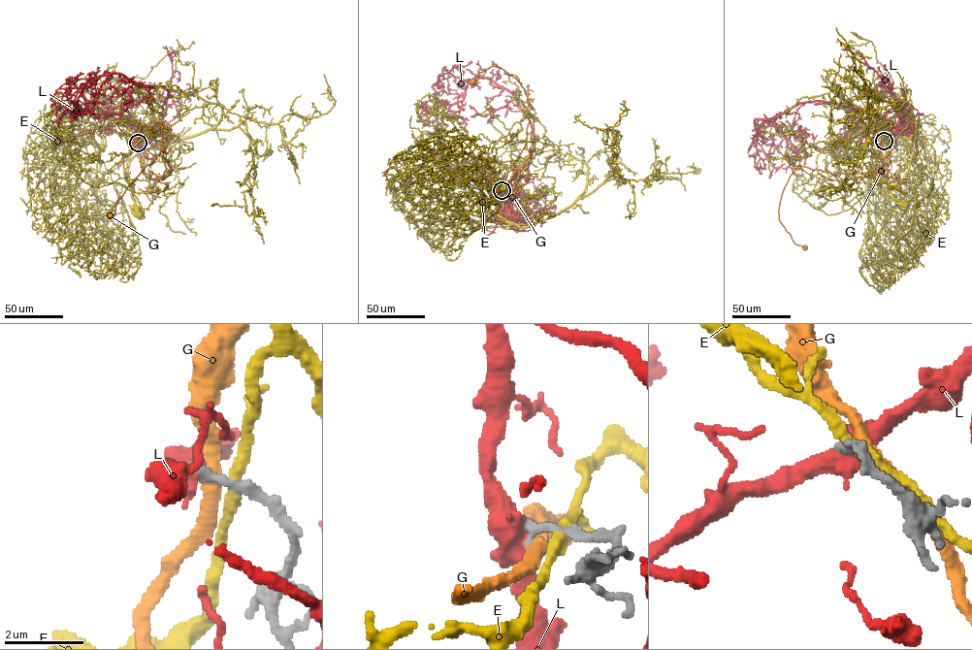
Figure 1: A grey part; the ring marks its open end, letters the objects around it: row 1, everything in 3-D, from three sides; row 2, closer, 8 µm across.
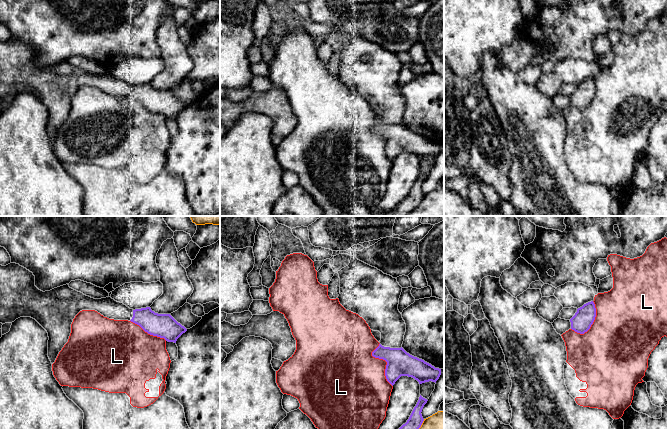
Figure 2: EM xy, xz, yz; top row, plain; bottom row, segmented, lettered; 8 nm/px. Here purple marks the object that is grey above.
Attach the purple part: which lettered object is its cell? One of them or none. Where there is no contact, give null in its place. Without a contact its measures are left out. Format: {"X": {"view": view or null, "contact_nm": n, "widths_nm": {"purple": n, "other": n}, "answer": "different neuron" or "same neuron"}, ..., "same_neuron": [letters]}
{"E": {"view": null, "answer": "different neuron"}, "G": {"view": "xz", "contact_nm": 90, "widths_nm": {"purple": 120, "other": 140}, "answer": "different neuron"}, "L": {"view": "xz", "contact_nm": 360, "widths_nm": {"purple": 200, "other": 400}, "answer": "different neuron"}, "same_neuron": []}

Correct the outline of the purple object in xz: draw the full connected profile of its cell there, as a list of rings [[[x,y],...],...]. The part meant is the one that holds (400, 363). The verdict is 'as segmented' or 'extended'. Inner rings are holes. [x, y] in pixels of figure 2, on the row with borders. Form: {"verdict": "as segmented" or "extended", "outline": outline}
{"verdict": "as segmented", "outline": [[[379,344],[372,356],[387,362],[385,376],[392,386],[401,376],[412,377],[422,384],[429,381],[436,383],[441,375],[441,369],[410,355],[402,347],[390,348]]]}

